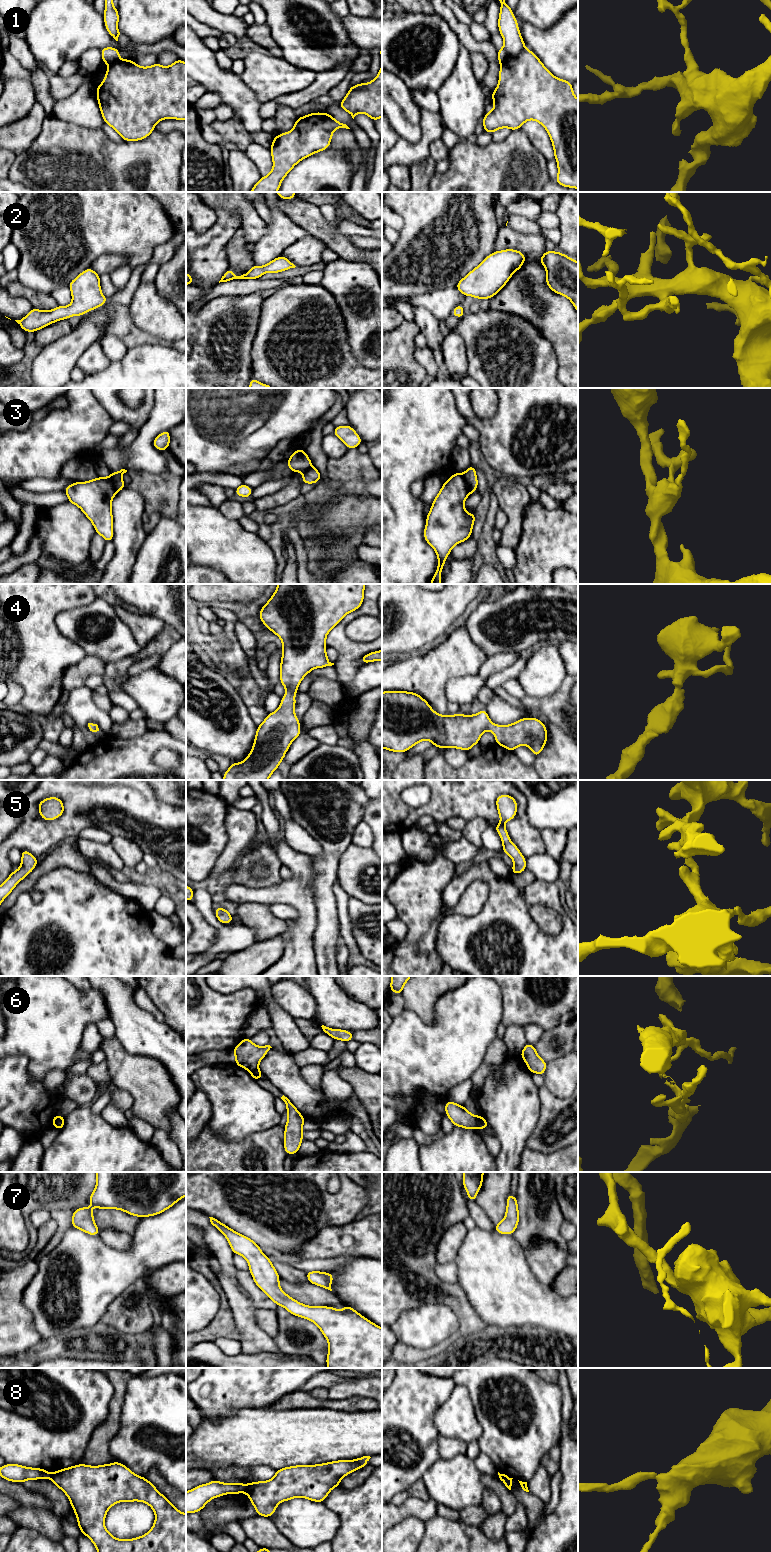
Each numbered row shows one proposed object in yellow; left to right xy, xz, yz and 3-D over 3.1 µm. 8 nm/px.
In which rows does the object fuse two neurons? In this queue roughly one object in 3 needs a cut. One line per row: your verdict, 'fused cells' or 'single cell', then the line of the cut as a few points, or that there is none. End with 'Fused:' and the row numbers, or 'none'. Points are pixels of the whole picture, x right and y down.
1: fused cells; cut yz (525, 48), (516, 55), (506, 58), (501, 63)
2: single cell; cut none
3: fused cells; cut yz (462, 475), (465, 485), (470, 492)
4: single cell; cut none
5: single cell; cut none
6: fused cells; cut yz (475, 1116), (477, 1128)
7: single cell; cut none
8: fused cells; cut xz (246, 1485), (243, 1491)
Fused: 1, 3, 6, 8

